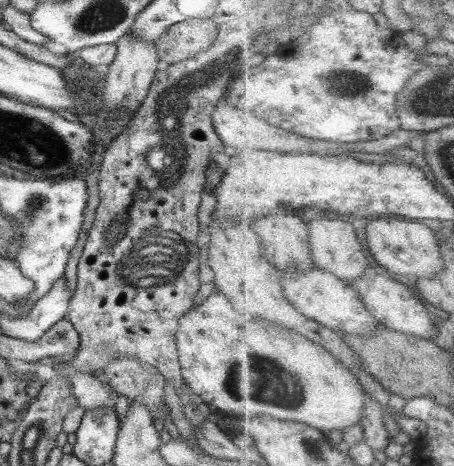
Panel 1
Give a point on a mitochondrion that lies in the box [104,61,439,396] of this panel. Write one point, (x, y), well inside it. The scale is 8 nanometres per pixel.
(351, 85)

